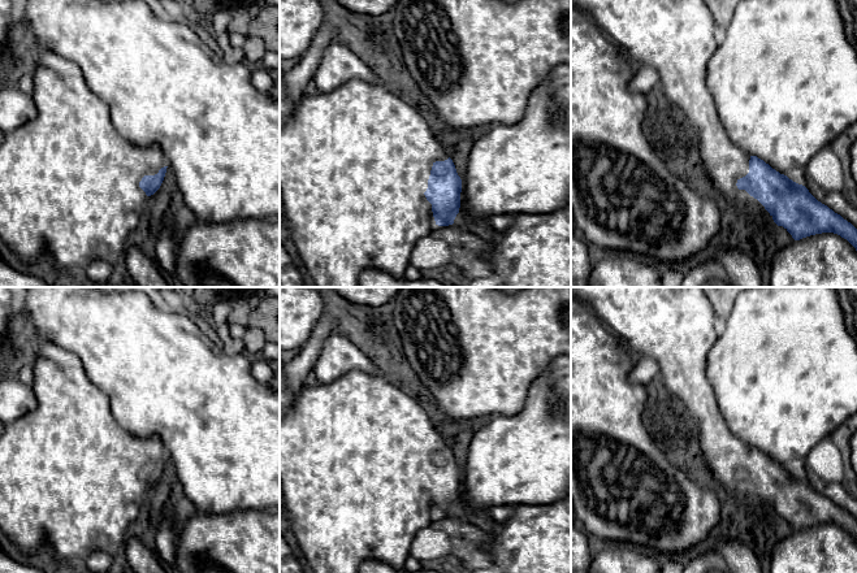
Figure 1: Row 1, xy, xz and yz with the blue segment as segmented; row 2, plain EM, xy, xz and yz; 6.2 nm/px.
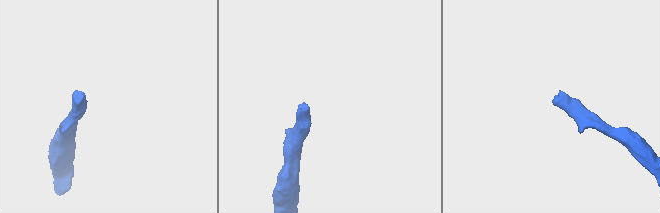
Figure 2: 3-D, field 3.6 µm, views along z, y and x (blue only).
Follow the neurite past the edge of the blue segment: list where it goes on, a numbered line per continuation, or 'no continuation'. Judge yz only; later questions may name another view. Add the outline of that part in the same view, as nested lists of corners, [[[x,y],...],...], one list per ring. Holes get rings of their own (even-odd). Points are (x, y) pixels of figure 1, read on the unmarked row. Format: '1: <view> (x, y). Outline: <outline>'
1: yz (675, 326). Outline: [[[571,287],[571,296],[590,307],[635,357],[657,361],[667,394],[698,424],[701,452],[713,479],[735,498],[746,516],[774,526],[778,516],[769,511],[770,504],[736,477],[749,464],[750,446],[731,431],[706,376],[707,355],[718,335],[717,314],[702,287]]]

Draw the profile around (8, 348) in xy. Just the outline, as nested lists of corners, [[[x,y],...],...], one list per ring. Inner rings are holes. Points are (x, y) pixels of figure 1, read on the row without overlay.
[[[22,311],[20,317],[12,314],[9,317],[9,329],[7,331],[7,340],[0,346],[0,377],[5,373],[7,364],[14,357],[17,351],[17,337],[20,331],[29,326],[30,322],[26,312]]]

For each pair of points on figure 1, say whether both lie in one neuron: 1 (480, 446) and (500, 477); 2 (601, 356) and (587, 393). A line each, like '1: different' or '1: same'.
1: same
2: same

